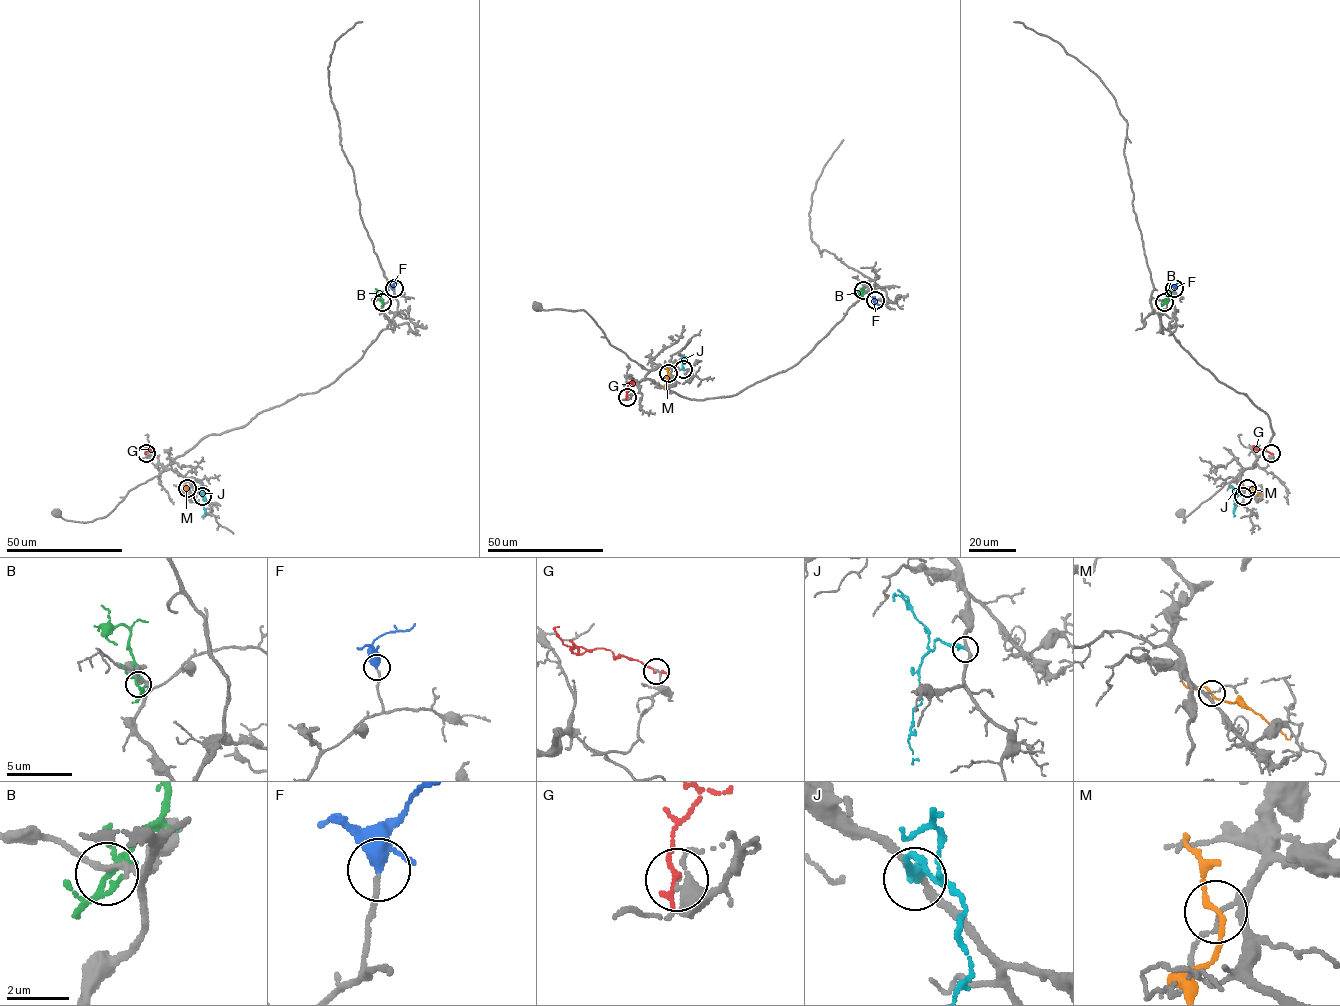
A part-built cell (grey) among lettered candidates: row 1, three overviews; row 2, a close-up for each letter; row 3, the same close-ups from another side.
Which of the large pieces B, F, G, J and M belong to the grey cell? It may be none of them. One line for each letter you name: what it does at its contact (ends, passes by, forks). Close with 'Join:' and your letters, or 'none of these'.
F: It passes by
Join: F

